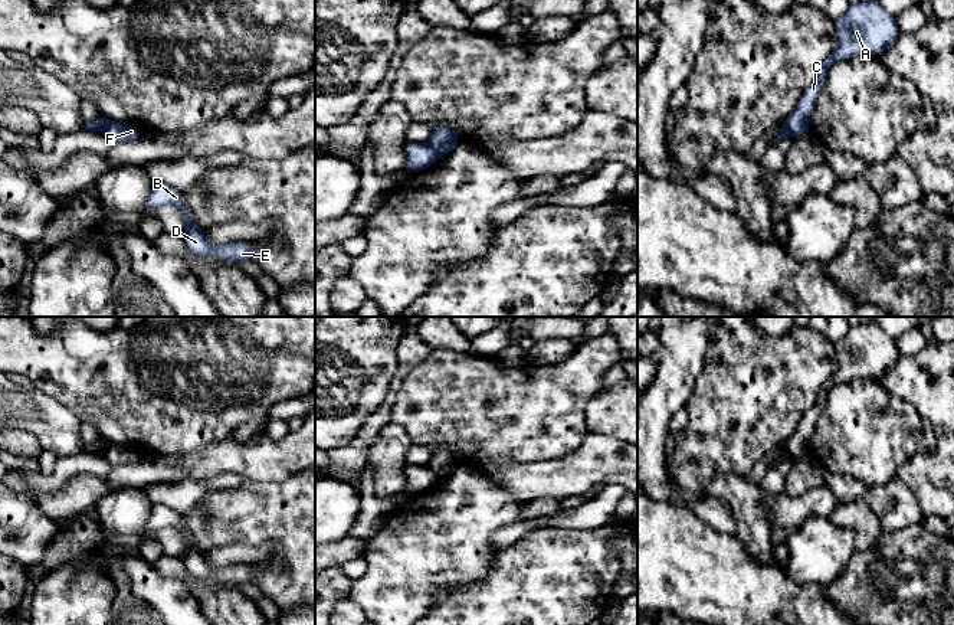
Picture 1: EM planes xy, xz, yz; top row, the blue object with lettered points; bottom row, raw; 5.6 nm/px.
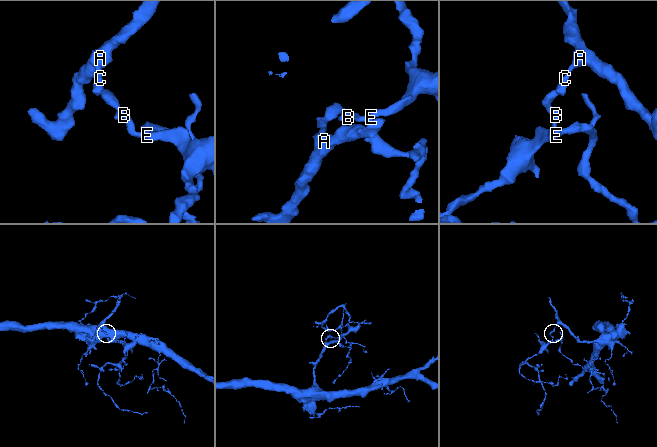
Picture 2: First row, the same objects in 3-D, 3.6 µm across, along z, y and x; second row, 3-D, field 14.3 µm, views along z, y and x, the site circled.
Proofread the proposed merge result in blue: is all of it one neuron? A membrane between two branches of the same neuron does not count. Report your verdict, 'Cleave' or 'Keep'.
Cleave

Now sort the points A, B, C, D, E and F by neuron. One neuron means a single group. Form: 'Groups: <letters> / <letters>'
Groups: A C / B D E F

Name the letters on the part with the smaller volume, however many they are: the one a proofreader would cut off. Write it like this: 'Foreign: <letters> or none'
Foreign: B, D, E, F

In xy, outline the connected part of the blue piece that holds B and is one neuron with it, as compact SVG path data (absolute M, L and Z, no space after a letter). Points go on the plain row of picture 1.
M164 504L153 505L151 516L147 521L147 531L157 531L164 527L174 527L180 531L186 544L186 556L183 563L187 572L194 577L213 577L226 585L253 583L255 567L249 565L235 565L223 569L210 567L206 563L206 556L193 543L191 537L183 530L183 516L165 507Z

